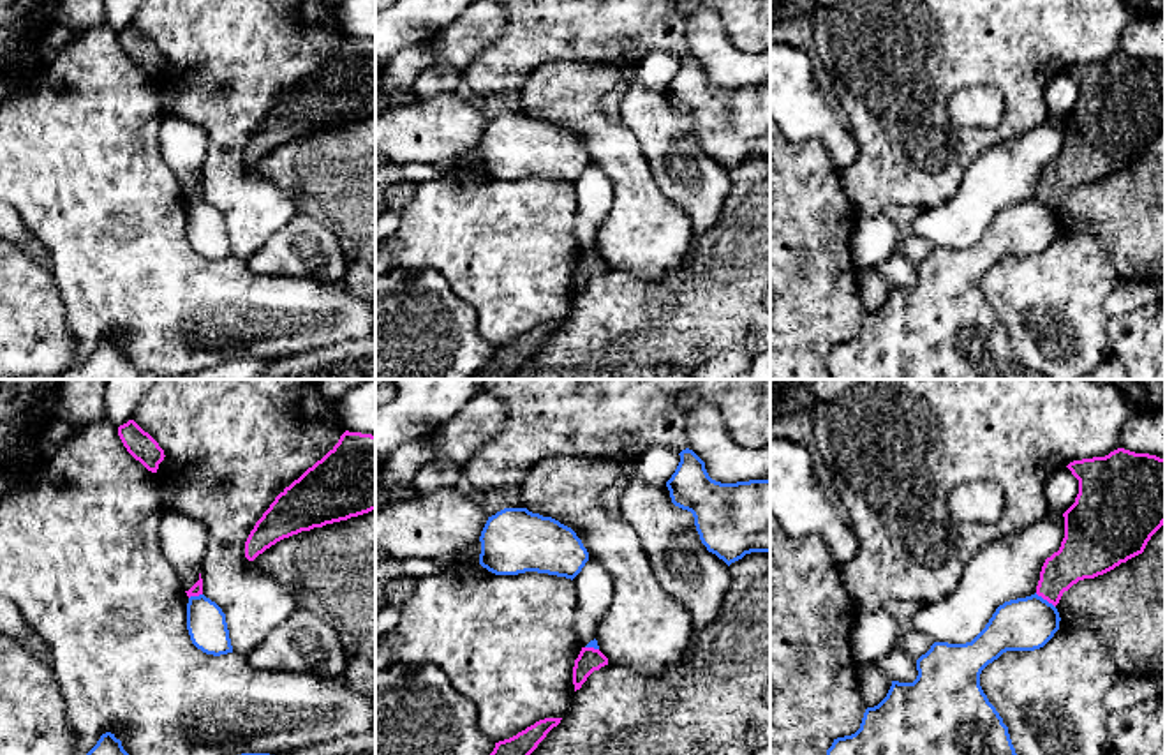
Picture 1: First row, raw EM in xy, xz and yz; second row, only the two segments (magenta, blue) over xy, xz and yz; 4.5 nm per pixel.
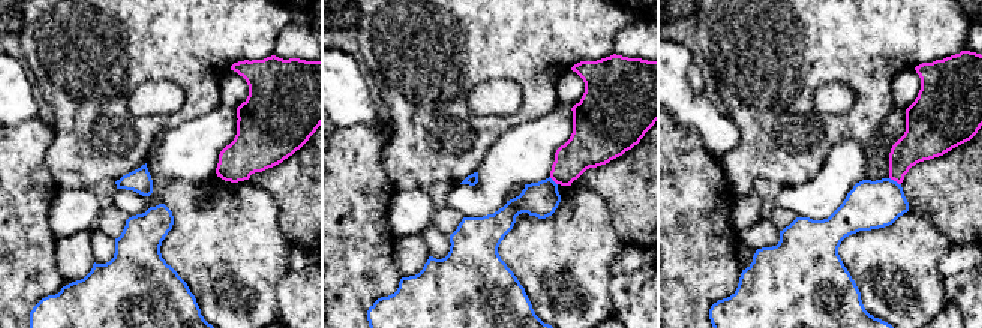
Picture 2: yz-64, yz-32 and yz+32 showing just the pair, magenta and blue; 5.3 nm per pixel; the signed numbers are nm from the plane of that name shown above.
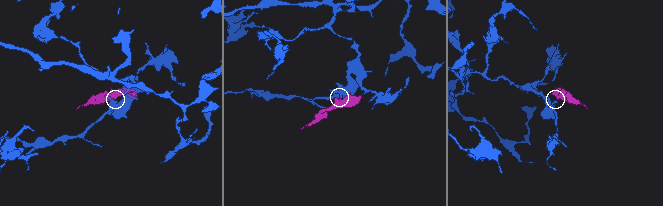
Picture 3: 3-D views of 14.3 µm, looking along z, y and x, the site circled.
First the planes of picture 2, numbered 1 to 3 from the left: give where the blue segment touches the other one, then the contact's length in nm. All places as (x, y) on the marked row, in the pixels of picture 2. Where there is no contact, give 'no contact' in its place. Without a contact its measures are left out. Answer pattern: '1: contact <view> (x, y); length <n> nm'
1: no contact
2: contact yz-32 (553, 180); length 60 nm
3: contact yz+32 (895, 180); length 80 nm

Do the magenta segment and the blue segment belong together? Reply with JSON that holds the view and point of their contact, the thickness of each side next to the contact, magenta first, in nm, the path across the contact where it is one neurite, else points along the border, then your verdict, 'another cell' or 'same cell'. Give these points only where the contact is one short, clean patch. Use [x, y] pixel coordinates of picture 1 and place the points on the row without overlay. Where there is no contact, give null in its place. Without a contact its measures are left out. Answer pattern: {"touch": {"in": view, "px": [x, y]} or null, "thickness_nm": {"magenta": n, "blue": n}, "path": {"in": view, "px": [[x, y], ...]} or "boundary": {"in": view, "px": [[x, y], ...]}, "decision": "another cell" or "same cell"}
{"touch": {"in": "yz", "px": [1046, 203]}, "thickness_nm": {"magenta": 220, "blue": 240}, "boundary": {"in": "yz", "px": [[1035, 198], [1054, 212]]}, "decision": "another cell"}

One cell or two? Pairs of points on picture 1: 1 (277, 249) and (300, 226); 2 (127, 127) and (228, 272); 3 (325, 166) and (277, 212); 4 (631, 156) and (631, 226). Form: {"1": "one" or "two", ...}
{"1": "one", "2": "one", "3": "two", "4": "one"}

